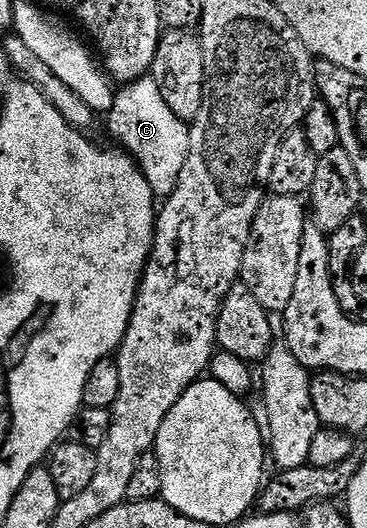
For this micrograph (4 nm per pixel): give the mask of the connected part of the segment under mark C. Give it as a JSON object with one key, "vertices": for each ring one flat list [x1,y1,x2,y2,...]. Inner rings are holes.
{"vertices":[[153,77,125,83,115,93,108,118,111,132,118,137,117,145,142,169,144,180,148,180,154,195,162,200,169,198,180,180,180,172,184,172,184,160,188,160,190,126,182,122,168,104,164,104,162,90]]}

